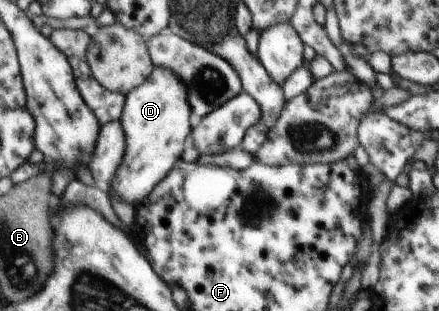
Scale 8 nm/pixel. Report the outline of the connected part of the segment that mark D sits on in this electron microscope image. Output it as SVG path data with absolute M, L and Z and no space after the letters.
M156 65L144 84L127 95L123 122L128 148L123 165L112 183L113 192L124 202L135 205L144 200L176 167L183 151L190 144L192 105L188 85L169 68Z

